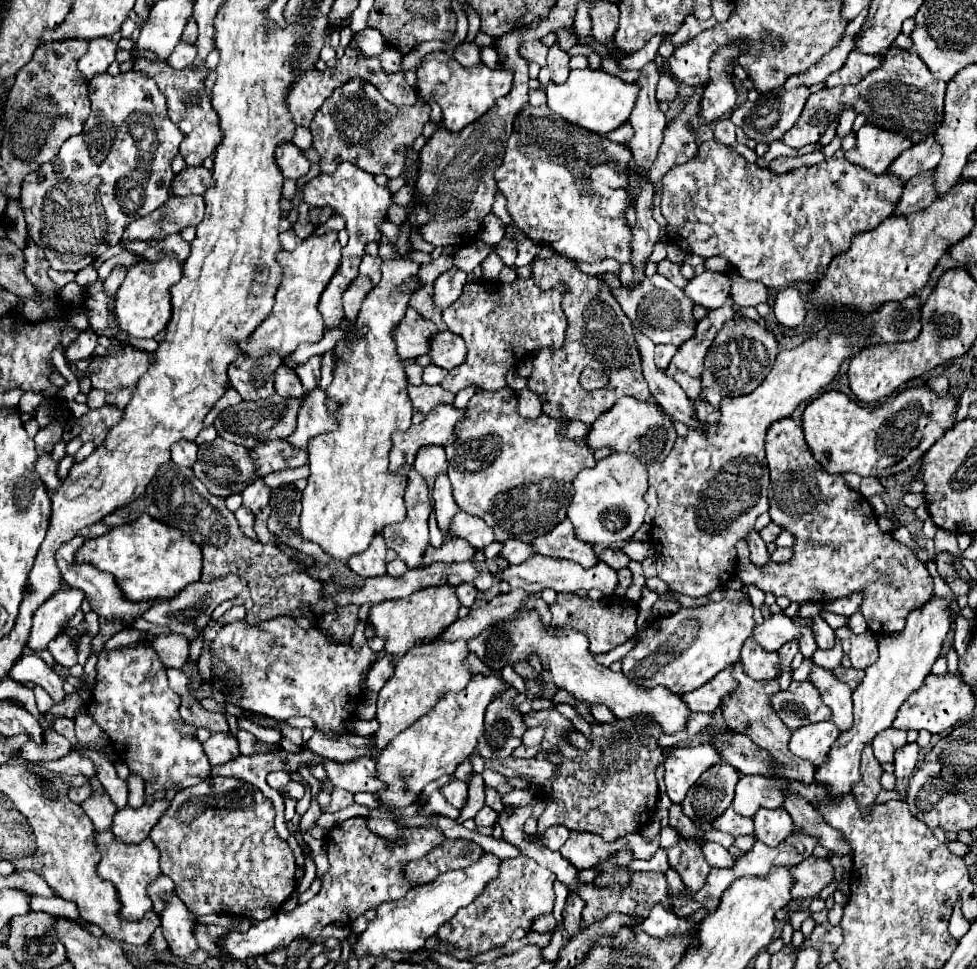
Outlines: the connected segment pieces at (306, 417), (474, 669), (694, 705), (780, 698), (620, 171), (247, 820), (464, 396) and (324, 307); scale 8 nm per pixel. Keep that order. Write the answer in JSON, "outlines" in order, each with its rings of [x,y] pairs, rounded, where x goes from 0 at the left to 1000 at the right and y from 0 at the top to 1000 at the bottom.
{"outlines":[[[[322,399],[312,408],[310,422],[306,422],[306,430],[304,430],[304,443],[302,447],[296,449],[296,455],[302,461],[314,461],[314,455],[320,449],[335,447],[345,441],[345,432],[339,430],[333,414],[335,414],[335,406],[329,399]]],[[[480,674],[480,676],[478,676],[476,686],[478,686],[478,692],[480,692],[482,697],[486,697],[486,695],[507,695],[509,699],[513,699],[511,692],[507,692],[507,690],[498,690],[498,686],[494,686],[494,682],[492,682],[486,674]]],[[[750,686],[740,690],[740,695],[734,695],[724,707],[720,707],[707,715],[701,715],[699,723],[705,728],[705,732],[730,736],[738,728],[740,719],[744,719],[746,715],[750,715],[756,709],[754,703],[748,699],[748,690],[750,690]]],[[[812,703],[806,713],[797,713],[795,717],[791,717],[789,725],[808,752],[846,744],[851,740],[851,732],[840,723],[836,711],[828,703]]],[[[537,108],[525,127],[525,137],[519,146],[519,156],[513,170],[507,174],[509,193],[519,203],[519,218],[529,230],[529,234],[544,245],[548,251],[564,253],[570,261],[599,269],[611,271],[621,265],[634,271],[644,271],[646,267],[646,236],[640,232],[638,218],[644,212],[642,203],[642,170],[646,156],[640,150],[625,148],[621,141],[601,137],[574,121],[568,121],[558,108],[544,110]]],[[[214,802],[177,822],[163,849],[155,856],[153,866],[165,878],[163,891],[167,903],[179,909],[183,928],[198,942],[232,942],[253,948],[273,948],[288,940],[290,930],[294,930],[302,917],[302,884],[298,874],[281,860],[279,845],[279,829],[259,810],[234,802]]],[[[478,399],[478,401],[470,404],[468,410],[466,410],[466,416],[464,416],[464,418],[466,418],[470,424],[476,424],[476,420],[478,420],[478,416],[480,416],[480,412],[482,412],[482,408],[484,408],[486,404],[488,404],[486,399]]],[[[349,168],[347,174],[341,181],[333,181],[327,179],[322,185],[318,185],[312,193],[312,209],[318,216],[331,216],[331,214],[339,214],[343,218],[343,222],[349,222],[355,232],[355,240],[357,240],[357,251],[355,255],[351,255],[351,267],[349,273],[345,278],[345,282],[341,284],[341,288],[337,290],[335,298],[329,304],[327,311],[327,323],[333,329],[333,337],[339,340],[343,335],[347,335],[349,327],[351,327],[351,313],[349,313],[349,302],[357,296],[357,292],[365,286],[367,282],[367,271],[369,265],[374,263],[374,253],[378,249],[388,249],[390,247],[390,232],[396,226],[396,218],[400,214],[400,197],[396,193],[388,193],[382,185],[382,181],[378,181],[376,176],[359,170],[359,168]]]]}

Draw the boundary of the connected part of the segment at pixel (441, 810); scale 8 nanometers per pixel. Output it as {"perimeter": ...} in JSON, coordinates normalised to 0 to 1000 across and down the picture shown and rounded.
{"perimeter":[[[455,800],[447,804],[447,806],[443,806],[439,808],[433,815],[437,821],[440,821],[437,830],[432,834],[432,839],[435,841],[440,840],[452,840],[456,843],[462,844],[463,846],[468,846],[471,841],[471,836],[465,834],[461,831],[451,817],[448,815],[449,812],[452,812],[460,806],[467,804],[465,800]]]}

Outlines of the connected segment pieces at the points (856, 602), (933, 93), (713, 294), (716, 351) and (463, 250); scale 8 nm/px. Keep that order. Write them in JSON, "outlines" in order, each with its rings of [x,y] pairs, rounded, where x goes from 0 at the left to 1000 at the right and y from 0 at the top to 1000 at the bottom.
{"outlines":[[[[875,610],[869,616],[861,616],[861,618],[855,618],[846,624],[842,624],[842,631],[851,631],[851,633],[857,633],[857,635],[873,635],[881,626],[883,614],[885,614],[883,610]]],[[[912,49],[904,57],[900,71],[887,75],[887,79],[883,79],[879,86],[853,90],[853,92],[844,90],[832,96],[826,102],[826,108],[814,131],[810,131],[801,139],[801,148],[812,154],[836,148],[840,139],[846,135],[846,131],[855,127],[857,119],[867,112],[873,112],[877,119],[885,119],[889,129],[914,137],[922,137],[934,148],[941,148],[947,146],[951,139],[955,139],[961,133],[961,127],[965,125],[967,92],[969,86],[957,84],[957,79],[949,75],[949,67],[945,67],[945,63],[941,63],[937,55],[930,55],[922,49]]],[[[722,280],[722,282],[705,288],[699,300],[711,315],[720,315],[724,319],[734,319],[736,315],[742,313],[744,304],[746,304],[746,296],[748,296],[748,290],[742,282]]],[[[748,329],[740,335],[736,346],[732,348],[724,368],[722,368],[722,401],[720,401],[720,387],[718,387],[718,410],[728,416],[730,420],[736,420],[736,414],[744,408],[765,408],[771,401],[779,397],[779,393],[789,383],[793,370],[795,370],[795,352],[789,342],[783,340],[783,335],[769,331],[769,329]]],[[[484,249],[482,253],[476,253],[476,255],[470,255],[464,259],[462,267],[464,267],[464,273],[476,282],[482,282],[501,261],[505,259],[503,253],[494,251],[494,249]]]]}

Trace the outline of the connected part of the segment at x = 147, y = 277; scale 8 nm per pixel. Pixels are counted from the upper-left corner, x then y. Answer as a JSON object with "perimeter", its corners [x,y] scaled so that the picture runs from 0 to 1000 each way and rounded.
{"perimeter":[[[169,265],[161,271],[140,271],[132,278],[128,290],[118,304],[118,327],[122,337],[134,348],[150,350],[165,344],[175,329],[175,304],[173,298],[183,290],[185,273],[177,265]]]}

